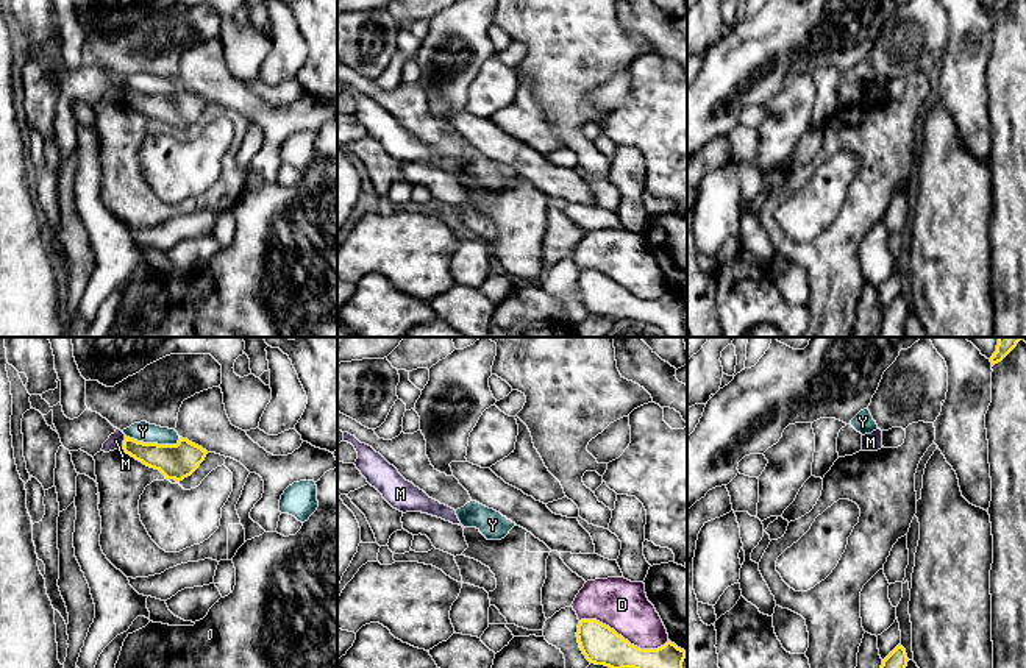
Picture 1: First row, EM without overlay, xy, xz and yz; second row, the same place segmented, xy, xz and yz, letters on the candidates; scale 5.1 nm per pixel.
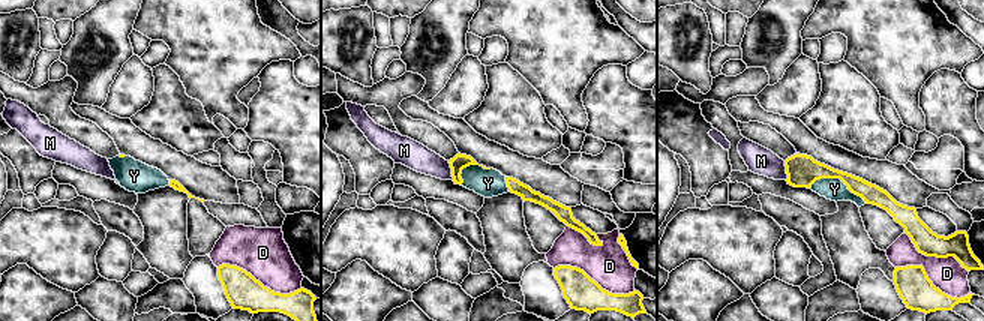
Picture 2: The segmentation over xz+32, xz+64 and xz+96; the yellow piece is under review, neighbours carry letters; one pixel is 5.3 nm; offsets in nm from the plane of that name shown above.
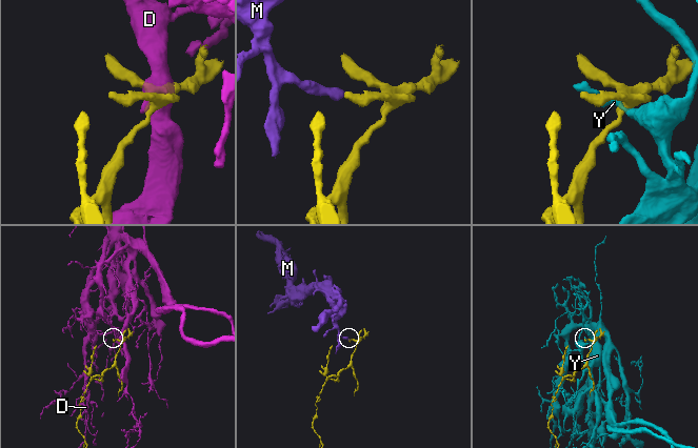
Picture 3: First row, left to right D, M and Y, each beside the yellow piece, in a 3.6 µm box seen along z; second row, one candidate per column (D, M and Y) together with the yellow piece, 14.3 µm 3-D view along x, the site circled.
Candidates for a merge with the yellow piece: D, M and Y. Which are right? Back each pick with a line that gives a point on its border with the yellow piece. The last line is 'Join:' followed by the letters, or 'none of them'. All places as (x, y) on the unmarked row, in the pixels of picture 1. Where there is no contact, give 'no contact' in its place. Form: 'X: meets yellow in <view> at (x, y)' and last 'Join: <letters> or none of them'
Join: none of them

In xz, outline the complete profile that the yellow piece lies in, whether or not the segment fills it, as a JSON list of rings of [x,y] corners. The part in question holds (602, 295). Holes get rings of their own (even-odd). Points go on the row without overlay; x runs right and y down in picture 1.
[[[581,270],[578,293],[590,314],[615,320],[634,318],[656,325],[668,337],[687,337],[682,312],[687,303],[667,292],[657,300],[640,300],[597,270]]]

